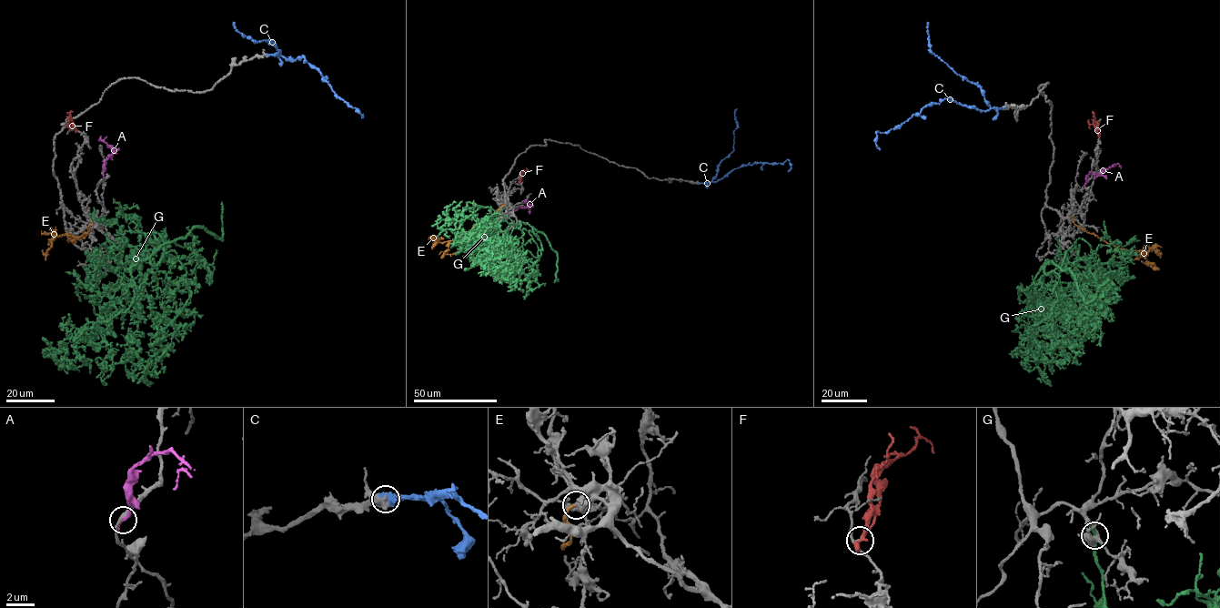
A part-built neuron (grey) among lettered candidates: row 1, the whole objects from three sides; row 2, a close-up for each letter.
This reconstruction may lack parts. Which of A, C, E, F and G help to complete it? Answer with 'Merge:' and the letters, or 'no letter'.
Merge: C

